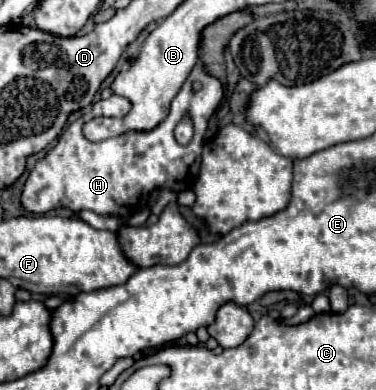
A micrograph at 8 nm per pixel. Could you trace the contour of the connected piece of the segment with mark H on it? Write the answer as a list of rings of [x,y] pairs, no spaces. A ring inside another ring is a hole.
[[[199,62],[189,78],[185,80],[181,92],[175,96],[175,100],[171,102],[171,110],[167,114],[167,118],[163,122],[159,122],[153,130],[149,132],[135,132],[129,130],[121,136],[109,138],[109,140],[101,140],[101,142],[89,142],[85,140],[85,136],[81,134],[81,126],[95,118],[95,116],[113,116],[113,118],[123,118],[129,114],[131,110],[131,102],[127,98],[121,96],[111,96],[107,100],[99,100],[91,106],[89,112],[85,112],[83,116],[79,116],[75,122],[71,122],[67,126],[67,130],[59,136],[57,146],[53,146],[41,160],[37,160],[37,164],[33,166],[33,170],[29,172],[25,186],[23,186],[23,194],[21,194],[21,206],[27,212],[33,214],[47,214],[51,208],[69,208],[73,212],[81,212],[81,210],[91,210],[97,214],[111,214],[111,216],[133,216],[137,212],[141,212],[141,208],[147,206],[149,202],[149,194],[157,188],[165,188],[171,192],[183,192],[183,190],[191,190],[195,186],[195,178],[199,174],[199,162],[201,162],[201,152],[203,152],[203,136],[207,132],[207,122],[209,118],[215,114],[215,110],[219,108],[219,104],[223,102],[223,86],[217,78],[211,78],[211,74],[207,74],[203,70],[203,64]],[[193,82],[201,82],[203,88],[201,90],[193,90]],[[183,116],[189,116],[195,128],[195,136],[187,146],[177,144],[173,130],[175,126],[183,120]]]

